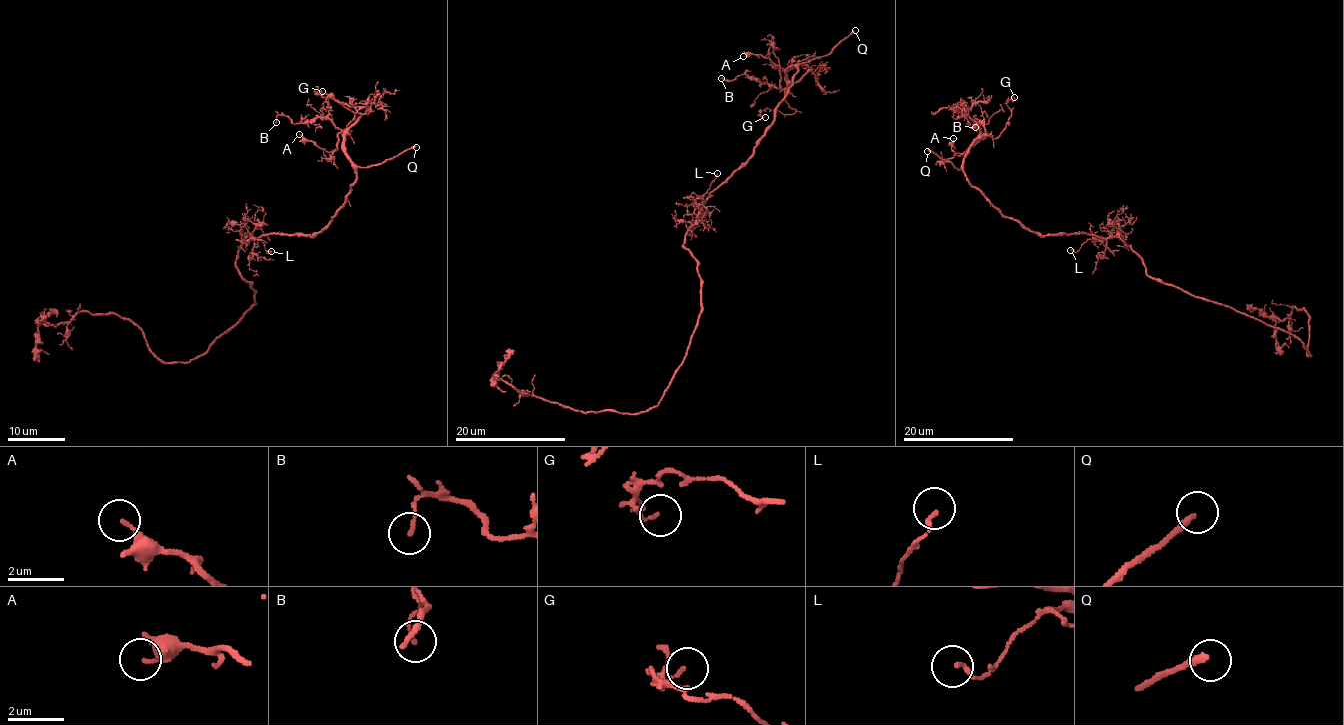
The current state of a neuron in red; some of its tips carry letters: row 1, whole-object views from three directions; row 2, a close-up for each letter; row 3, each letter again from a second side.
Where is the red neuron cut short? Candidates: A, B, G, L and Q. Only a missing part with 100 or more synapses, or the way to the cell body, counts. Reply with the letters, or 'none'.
Q

